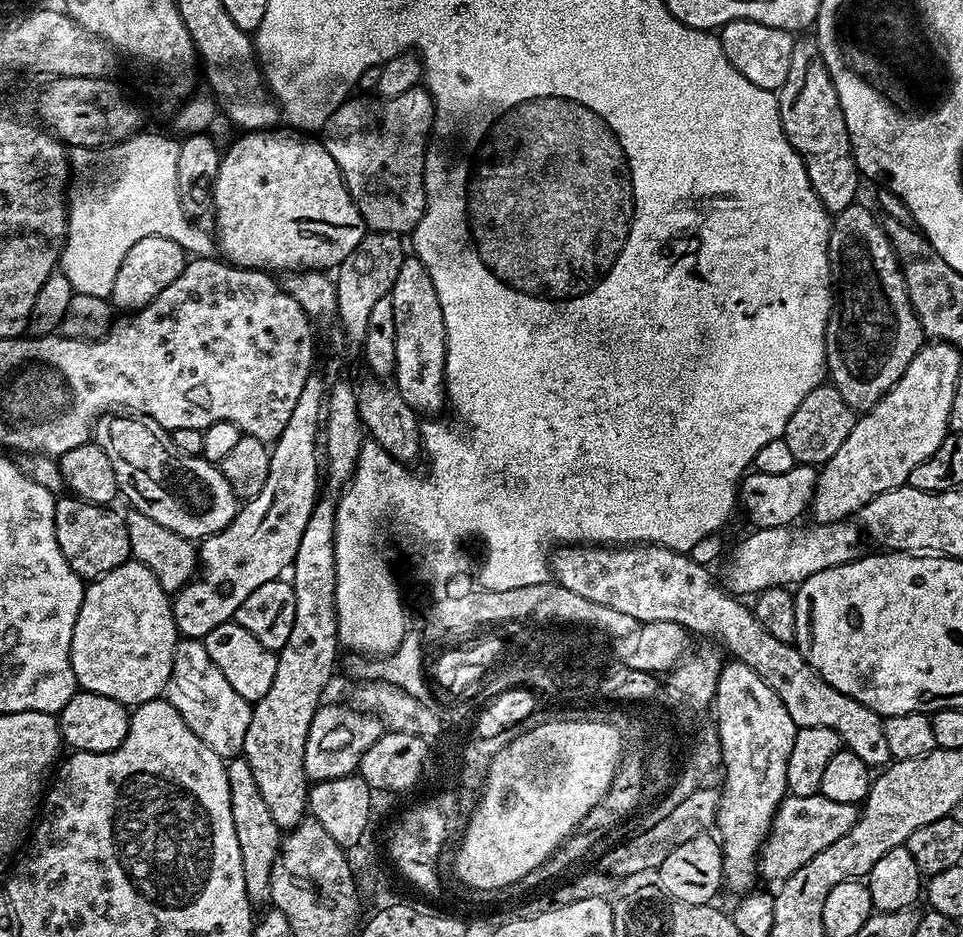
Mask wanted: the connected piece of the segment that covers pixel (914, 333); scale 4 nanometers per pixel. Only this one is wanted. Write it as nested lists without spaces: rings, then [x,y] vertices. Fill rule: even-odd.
[[[851,204],[846,210],[839,212],[833,219],[828,243],[828,261],[834,291],[824,335],[824,362],[832,387],[838,390],[838,394],[842,394],[842,398],[846,398],[853,410],[874,407],[900,381],[902,374],[906,374],[906,366],[910,366],[910,362],[926,343],[924,331],[908,297],[894,246],[884,233],[883,223],[879,219],[876,221],[871,210],[863,208],[862,204]]]

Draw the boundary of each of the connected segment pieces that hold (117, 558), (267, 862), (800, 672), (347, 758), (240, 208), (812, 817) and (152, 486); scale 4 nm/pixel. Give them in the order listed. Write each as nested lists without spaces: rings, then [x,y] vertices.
[[[71,494],[61,495],[54,506],[54,534],[58,538],[62,558],[66,558],[66,562],[70,562],[70,570],[74,570],[85,581],[91,582],[96,577],[122,566],[132,555],[130,534],[126,534],[124,517],[119,511],[116,513],[111,512],[112,510],[111,507],[102,504],[91,504]]]
[[[232,758],[227,761],[226,767],[230,782],[230,810],[234,814],[234,834],[238,834],[238,850],[242,850],[242,875],[246,877],[246,894],[254,902],[267,901],[270,897],[270,874],[274,858],[280,852],[282,830],[276,825],[274,818],[270,818],[270,809],[266,807],[266,801],[258,791],[258,782],[250,770],[250,762],[243,758]]]
[[[633,544],[631,546],[560,546],[551,553],[550,572],[556,584],[610,606],[622,614],[630,614],[640,624],[646,622],[678,622],[690,634],[717,636],[725,649],[729,648],[735,659],[742,661],[786,706],[797,728],[826,726],[839,734],[841,741],[866,762],[869,770],[880,770],[892,760],[890,745],[886,743],[883,719],[870,706],[862,706],[854,698],[834,690],[802,658],[795,643],[778,642],[766,626],[748,608],[743,599],[724,591],[712,581],[709,569],[692,559],[691,555],[675,552],[660,544]]]
[[[321,703],[310,722],[310,734],[306,734],[304,765],[308,779],[312,782],[353,775],[360,767],[364,752],[370,750],[386,731],[379,716],[373,716],[370,712],[359,712],[347,703],[328,703]]]
[[[300,130],[280,131],[244,132],[240,134],[240,137],[228,149],[226,147],[223,149],[220,165],[218,166],[218,174],[212,183],[211,202],[214,212],[216,208],[214,239],[219,255],[227,263],[235,264],[238,268],[254,268],[269,274],[277,274],[276,272],[287,274],[289,272],[302,272],[305,270],[335,270],[342,262],[342,258],[346,258],[346,254],[350,254],[350,250],[354,250],[354,246],[358,246],[358,242],[362,242],[366,231],[364,219],[354,202],[354,198],[350,194],[350,190],[346,186],[346,182],[342,178],[342,174],[338,170],[338,162],[334,162],[334,158],[330,158],[324,143],[317,139],[315,135],[305,134]]]
[[[787,795],[778,806],[776,817],[772,819],[772,829],[764,838],[764,847],[760,849],[758,857],[758,872],[761,877],[775,882],[783,882],[790,878],[814,854],[826,850],[830,842],[838,842],[854,826],[860,816],[860,808],[846,802],[830,802],[830,798],[822,795],[794,796]]]
[[[105,414],[96,421],[94,442],[114,466],[119,495],[125,496],[135,511],[158,522],[158,526],[199,542],[232,524],[238,501],[219,467],[203,456],[182,454],[174,446],[169,429],[148,416]]]

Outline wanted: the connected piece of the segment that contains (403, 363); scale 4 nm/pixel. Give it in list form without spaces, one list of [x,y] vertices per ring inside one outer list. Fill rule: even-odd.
[[[404,259],[402,270],[398,270],[398,278],[390,295],[393,300],[394,327],[397,335],[394,387],[417,414],[439,413],[436,411],[446,404],[444,355],[448,343],[444,337],[442,306],[438,302],[434,282],[430,282],[430,274],[420,260]]]

